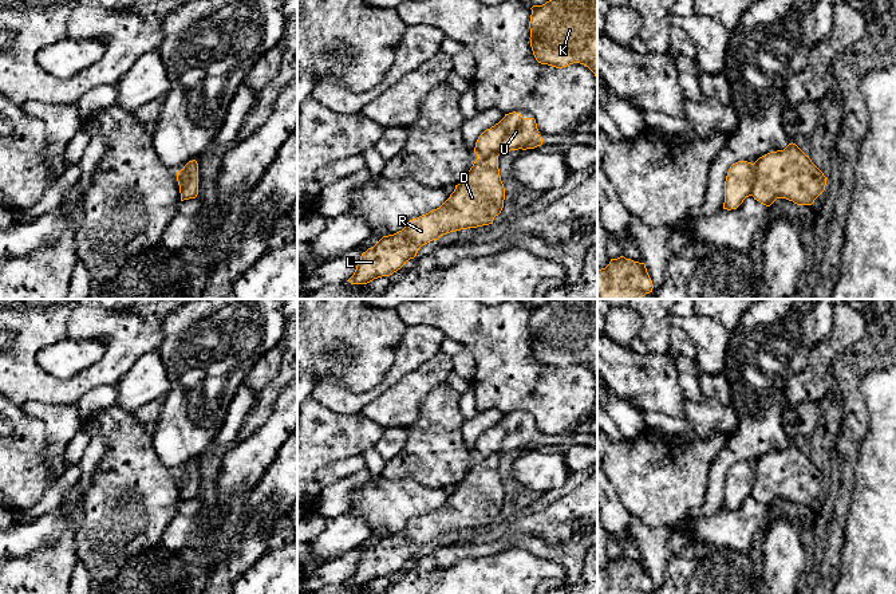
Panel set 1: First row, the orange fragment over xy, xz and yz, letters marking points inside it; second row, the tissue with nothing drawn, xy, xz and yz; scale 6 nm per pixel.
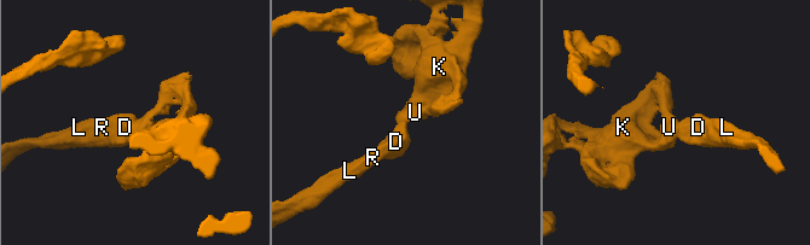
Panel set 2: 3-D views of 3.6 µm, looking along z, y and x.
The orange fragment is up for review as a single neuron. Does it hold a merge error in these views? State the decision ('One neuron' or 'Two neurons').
Two neurons

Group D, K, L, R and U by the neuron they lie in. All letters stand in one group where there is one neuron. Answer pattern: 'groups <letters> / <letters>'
groups D L R / K U

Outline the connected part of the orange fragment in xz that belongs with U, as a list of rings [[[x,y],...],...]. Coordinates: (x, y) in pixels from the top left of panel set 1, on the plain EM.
[[[509,413],[486,429],[477,440],[474,453],[477,459],[502,455],[510,451],[534,449],[542,445],[534,418],[522,418],[520,413]]]

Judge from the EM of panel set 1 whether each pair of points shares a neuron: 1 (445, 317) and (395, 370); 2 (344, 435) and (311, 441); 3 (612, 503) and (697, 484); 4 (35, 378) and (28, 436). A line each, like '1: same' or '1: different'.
1: different
2: same
3: different
4: different

